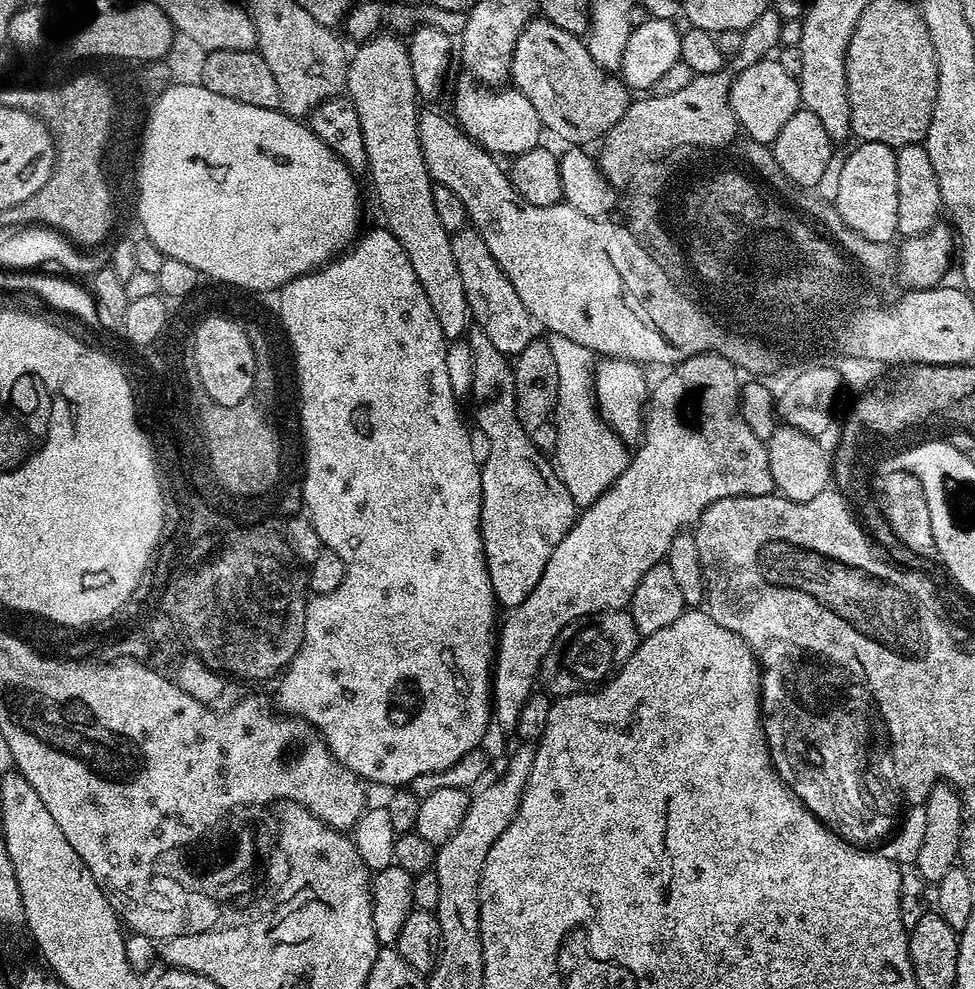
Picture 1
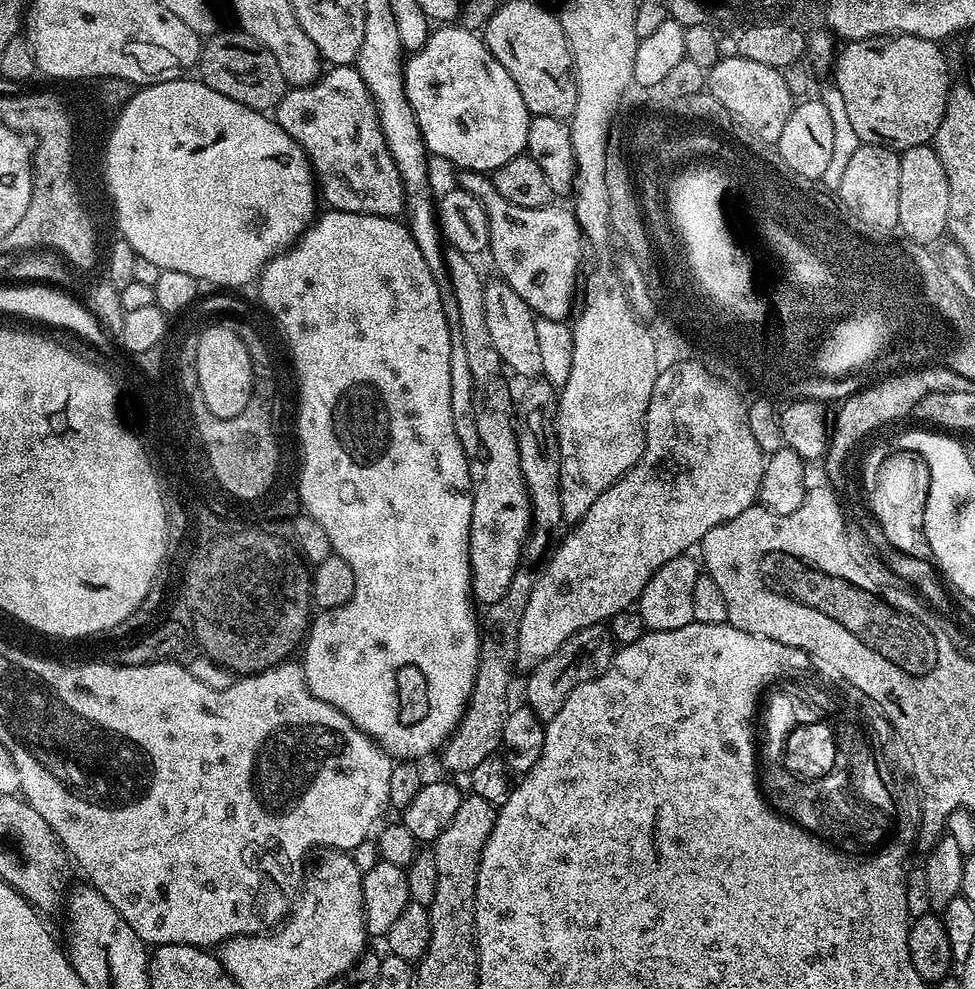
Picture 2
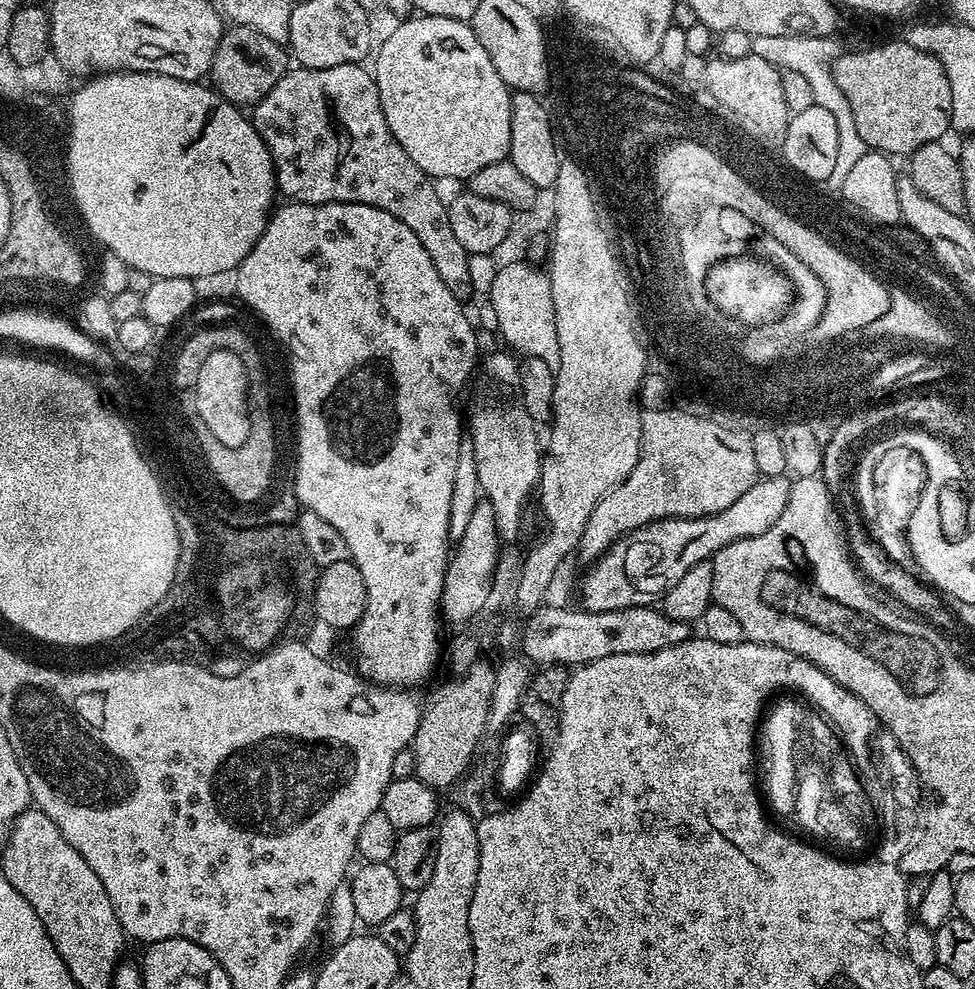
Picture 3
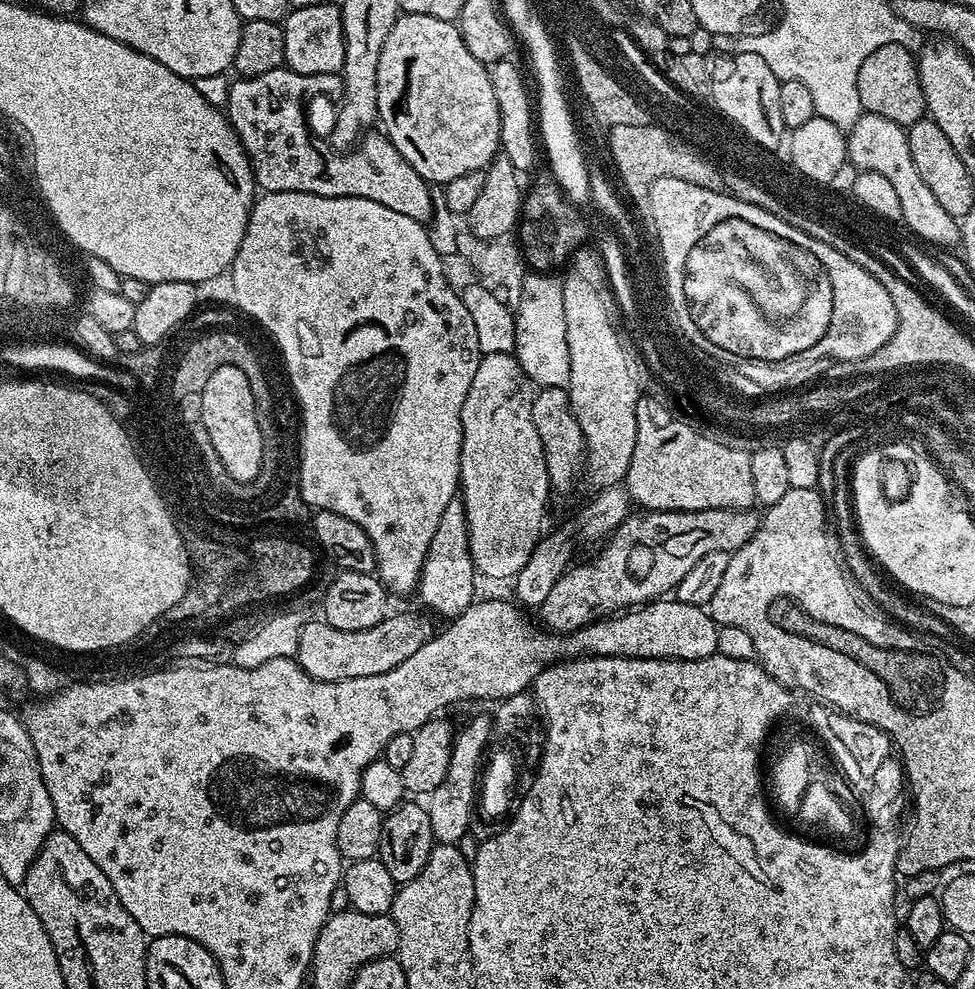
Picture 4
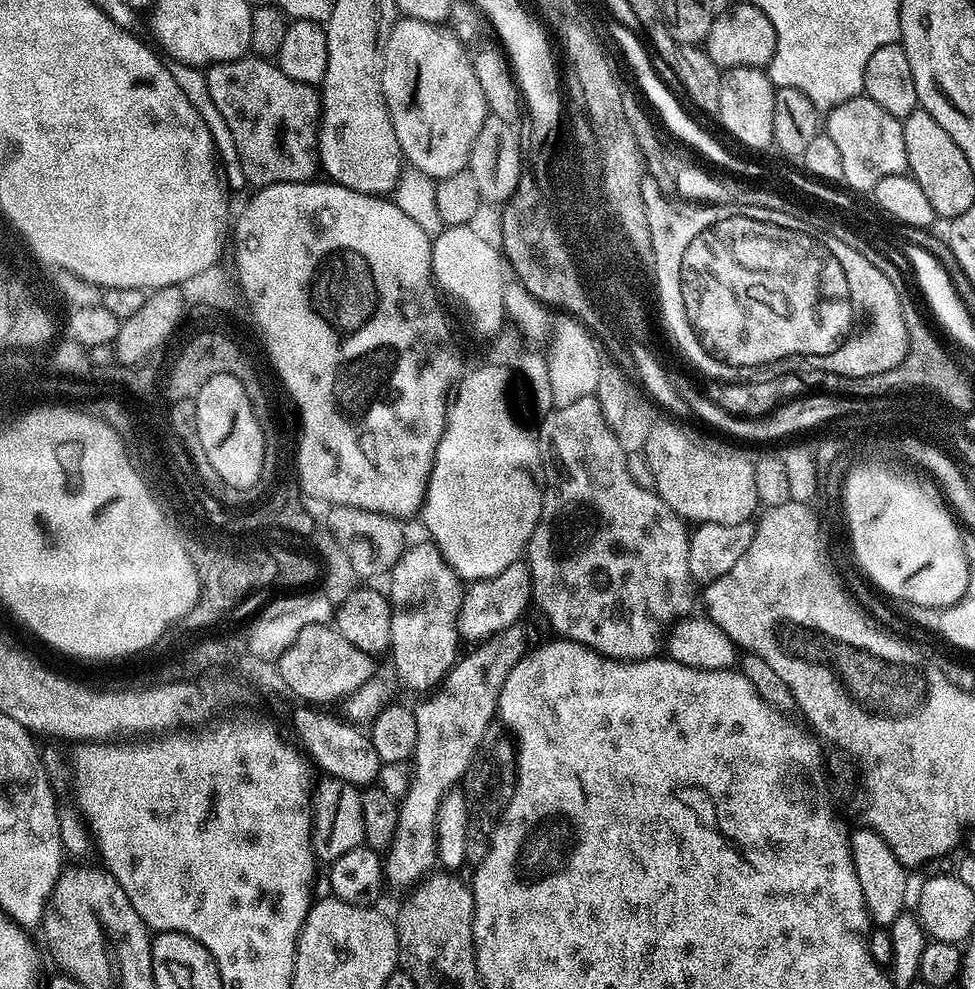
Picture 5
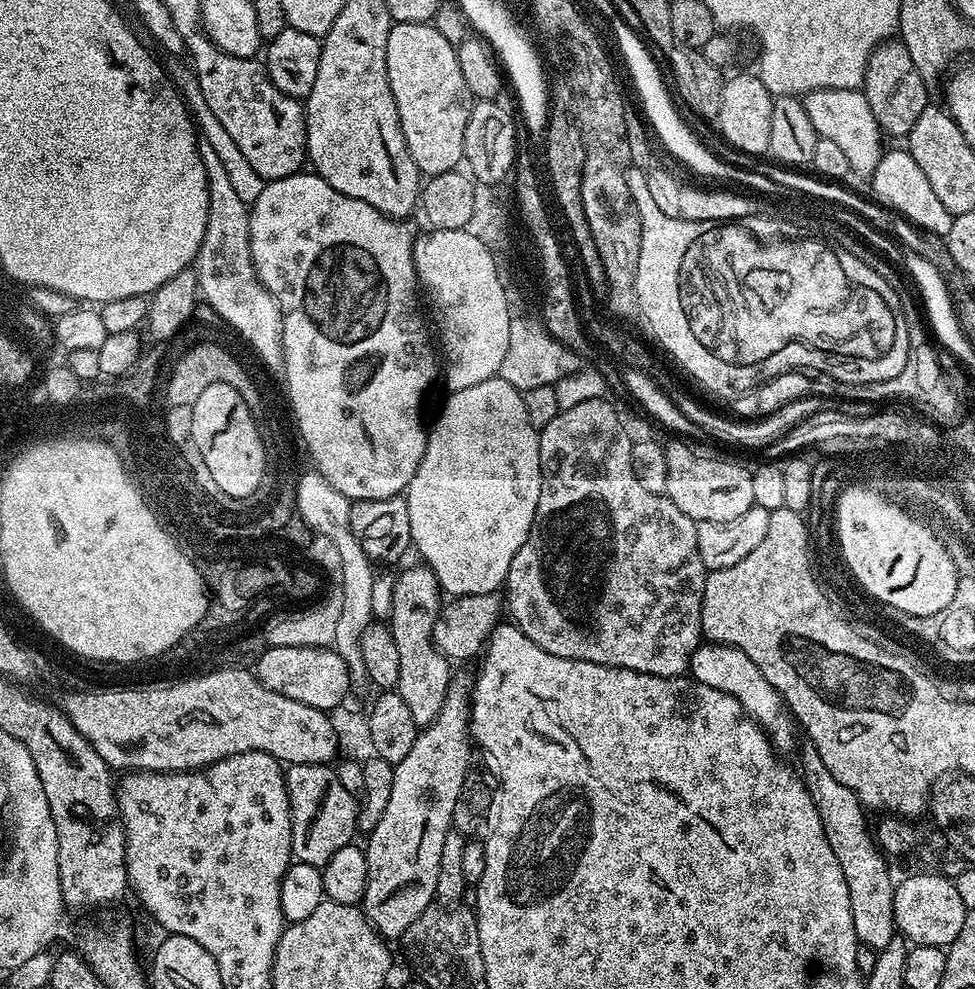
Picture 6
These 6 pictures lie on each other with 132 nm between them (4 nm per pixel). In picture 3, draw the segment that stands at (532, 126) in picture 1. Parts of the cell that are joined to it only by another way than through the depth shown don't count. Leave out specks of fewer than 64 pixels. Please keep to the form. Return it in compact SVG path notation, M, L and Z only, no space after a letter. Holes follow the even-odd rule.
M423 14L413 15L411 18L404 18L399 21L397 30L381 46L381 53L374 60L374 75L378 94L382 102L382 114L386 114L386 122L398 138L402 150L414 158L414 166L418 166L425 174L433 178L441 176L444 180L467 181L468 177L478 174L482 166L490 166L490 162L498 162L508 156L510 150L510 118L512 117L512 92L508 84L498 78L498 70L494 70L494 62L490 62L490 54L482 50L482 42L474 34L471 23L454 18L442 18L441 16L425 16Z

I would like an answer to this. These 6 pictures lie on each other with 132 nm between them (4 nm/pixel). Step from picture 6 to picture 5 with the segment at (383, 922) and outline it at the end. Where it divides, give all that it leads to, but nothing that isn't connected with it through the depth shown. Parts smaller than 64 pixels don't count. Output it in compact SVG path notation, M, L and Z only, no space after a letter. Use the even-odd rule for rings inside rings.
M520 622L512 624L499 635L479 641L473 647L476 648L473 652L466 653L467 651L465 651L453 664L447 676L440 681L435 691L424 698L429 698L429 700L422 701L418 706L415 705L418 742L416 743L414 763L410 768L412 782L406 795L399 801L398 830L394 836L392 847L388 850L384 860L384 874L391 883L393 880L396 884L415 885L437 867L436 819L438 818L438 806L447 792L453 791L463 781L467 767L471 759L474 758L475 751L478 750L479 742L482 741L482 734L486 734L486 730L497 719L502 686L506 682L510 670L514 670L514 666L518 666L518 662L530 650L528 632L523 626L524 624Z

